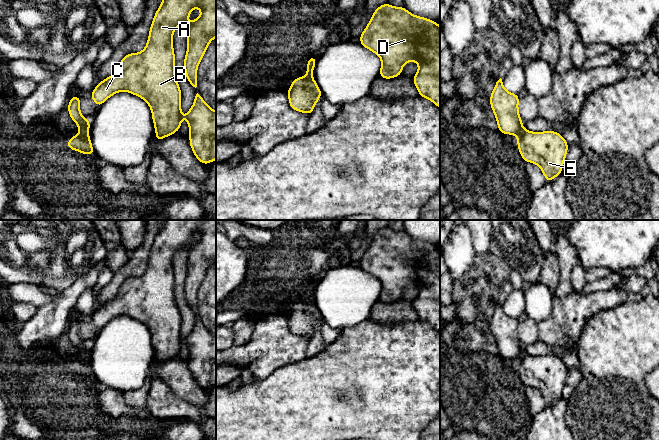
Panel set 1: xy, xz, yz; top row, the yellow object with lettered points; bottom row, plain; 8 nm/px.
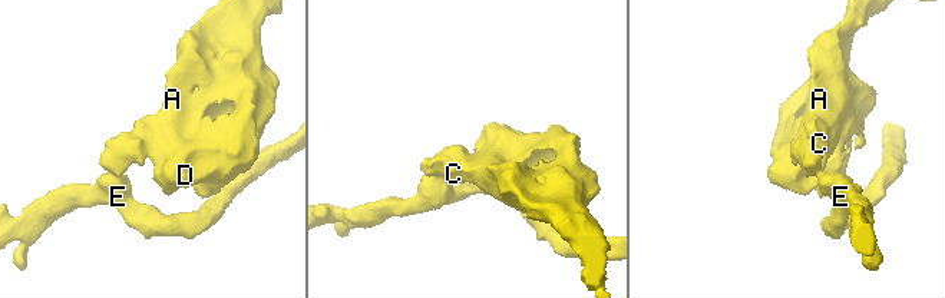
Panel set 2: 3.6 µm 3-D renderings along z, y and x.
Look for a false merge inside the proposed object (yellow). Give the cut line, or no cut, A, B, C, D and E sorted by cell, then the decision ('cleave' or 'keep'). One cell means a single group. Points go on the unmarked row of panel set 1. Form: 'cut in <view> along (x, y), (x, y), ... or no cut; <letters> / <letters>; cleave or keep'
cut in xy along (81, 355), (87, 357); A B C D / E; cleave

